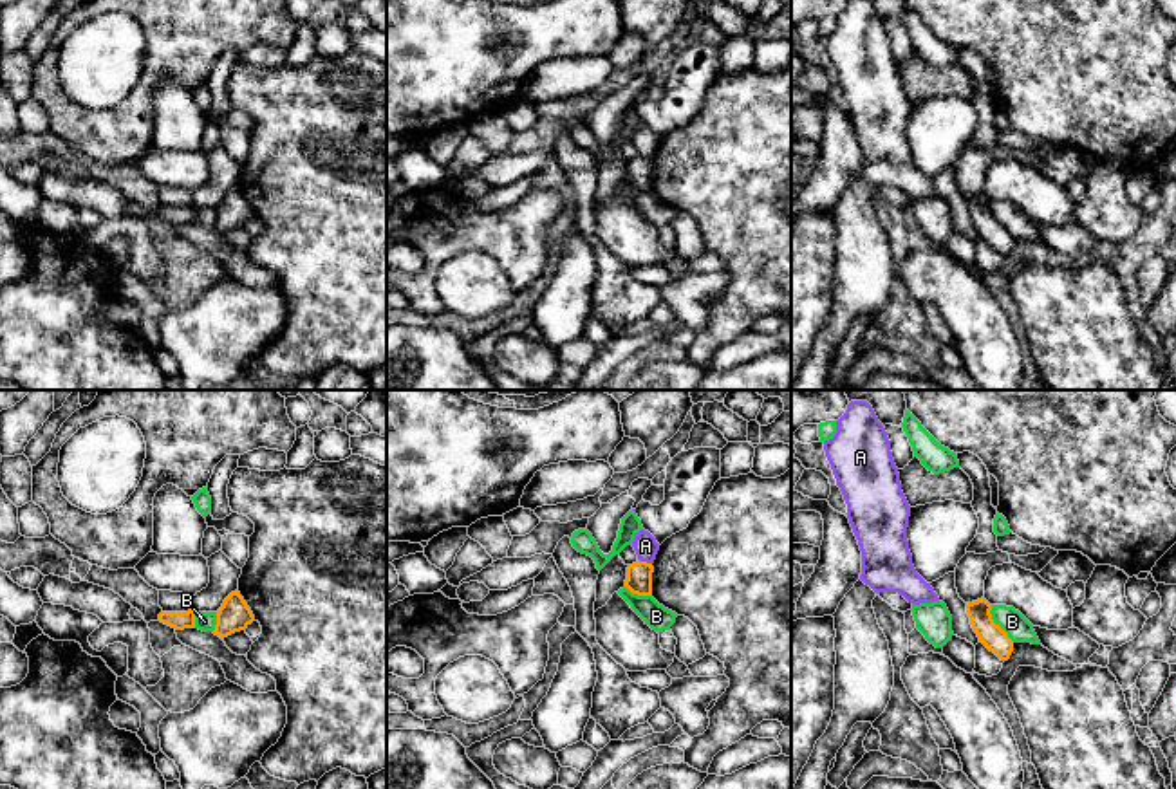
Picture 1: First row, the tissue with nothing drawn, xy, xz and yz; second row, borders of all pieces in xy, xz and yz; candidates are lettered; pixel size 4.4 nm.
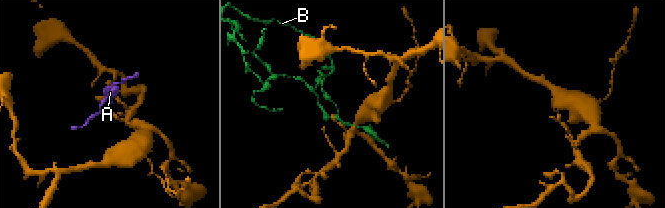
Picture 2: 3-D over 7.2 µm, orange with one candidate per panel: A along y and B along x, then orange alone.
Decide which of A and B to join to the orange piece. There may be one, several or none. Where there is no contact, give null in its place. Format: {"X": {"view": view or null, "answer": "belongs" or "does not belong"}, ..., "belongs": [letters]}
{"A": {"view": "xz", "answer": "does not belong"}, "B": {"view": "yz", "answer": "does not belong"}, "belongs": []}

